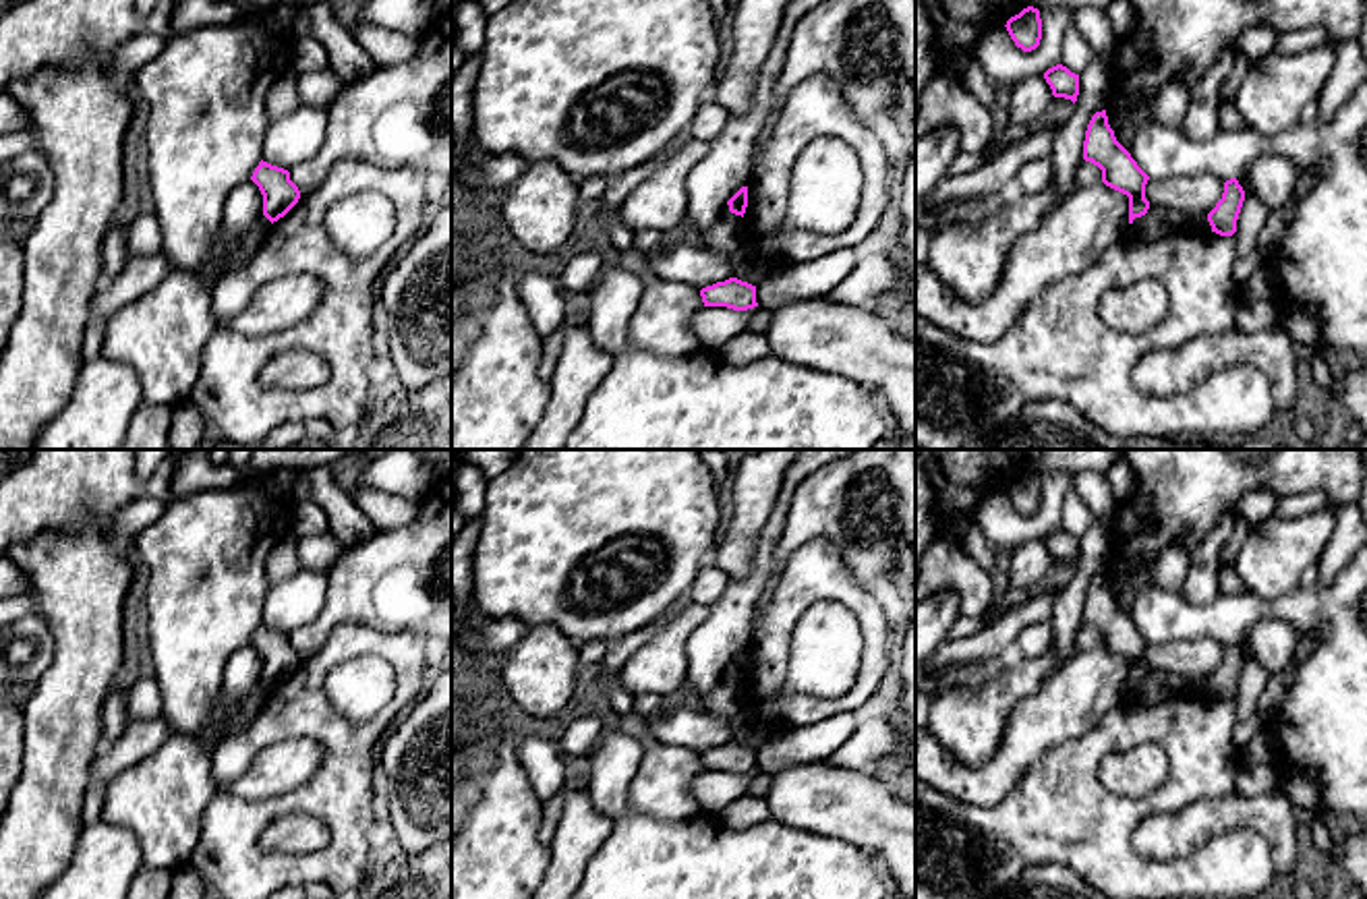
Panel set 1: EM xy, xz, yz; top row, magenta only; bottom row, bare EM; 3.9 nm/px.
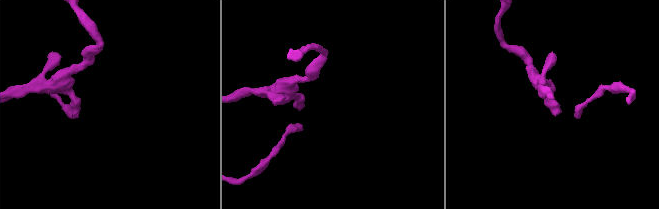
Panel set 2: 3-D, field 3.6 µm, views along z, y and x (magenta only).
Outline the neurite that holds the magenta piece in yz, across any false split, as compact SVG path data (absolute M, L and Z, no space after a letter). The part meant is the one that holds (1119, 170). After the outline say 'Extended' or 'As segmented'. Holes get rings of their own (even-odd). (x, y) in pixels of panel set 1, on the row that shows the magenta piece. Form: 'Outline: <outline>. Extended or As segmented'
Outline: M1106 110L1096 112L1087 124L1083 160L1102 170L1102 182L1129 197L1131 230L1145 242L1156 242L1183 224L1172 209L1152 207L1145 199L1150 176L1131 153L1116 141Z. Extended

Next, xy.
Outline: M263 160L255 168L251 180L263 195L263 215L251 232L238 238L224 234L205 269L172 269L151 292L135 298L106 321L101 356L126 365L137 373L145 404L178 406L188 400L201 371L201 350L217 327L213 286L226 271L246 265L269 226L284 218L300 199L298 186L290 180L290 172Z. Extended

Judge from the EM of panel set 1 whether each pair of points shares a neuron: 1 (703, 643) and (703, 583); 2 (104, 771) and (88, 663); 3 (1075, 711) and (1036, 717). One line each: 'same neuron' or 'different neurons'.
1: different neurons
2: different neurons
3: same neuron

